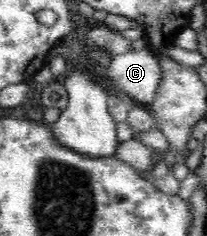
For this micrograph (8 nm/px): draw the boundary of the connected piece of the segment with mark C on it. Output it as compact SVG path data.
M148 47L114 55L105 71L105 80L145 106L153 103L161 79L163 70Z

